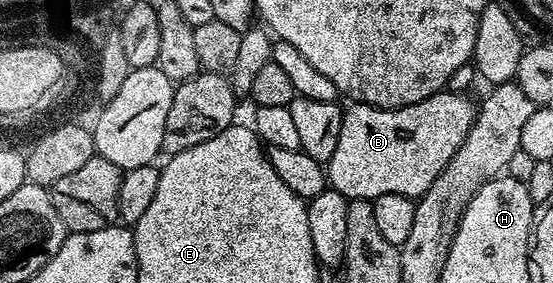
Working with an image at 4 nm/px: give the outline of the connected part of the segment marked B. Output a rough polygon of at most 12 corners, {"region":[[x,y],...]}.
{"region":[[449,89],[351,102],[328,183],[347,200],[420,197],[474,124]]}

